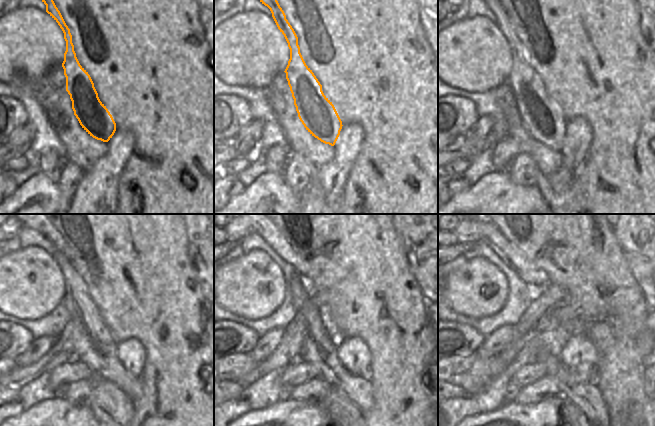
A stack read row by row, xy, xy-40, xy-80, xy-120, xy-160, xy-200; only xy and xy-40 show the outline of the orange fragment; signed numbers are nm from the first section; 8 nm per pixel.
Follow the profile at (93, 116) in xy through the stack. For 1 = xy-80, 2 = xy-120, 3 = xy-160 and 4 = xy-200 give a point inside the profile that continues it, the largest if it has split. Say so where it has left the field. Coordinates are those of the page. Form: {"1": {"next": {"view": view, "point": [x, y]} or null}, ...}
{"1": {"next": {"view": "xy-80", "point": [542, 117]}}, "2": {"next": {"view": "xy-120", "point": [94, 344]}}, "3": {"next": {"view": "xy-160", "point": [320, 347]}}, "4": {"next": {"view": "xy-200", "point": [586, 396]}}}

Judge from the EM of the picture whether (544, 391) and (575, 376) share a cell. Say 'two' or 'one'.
one

